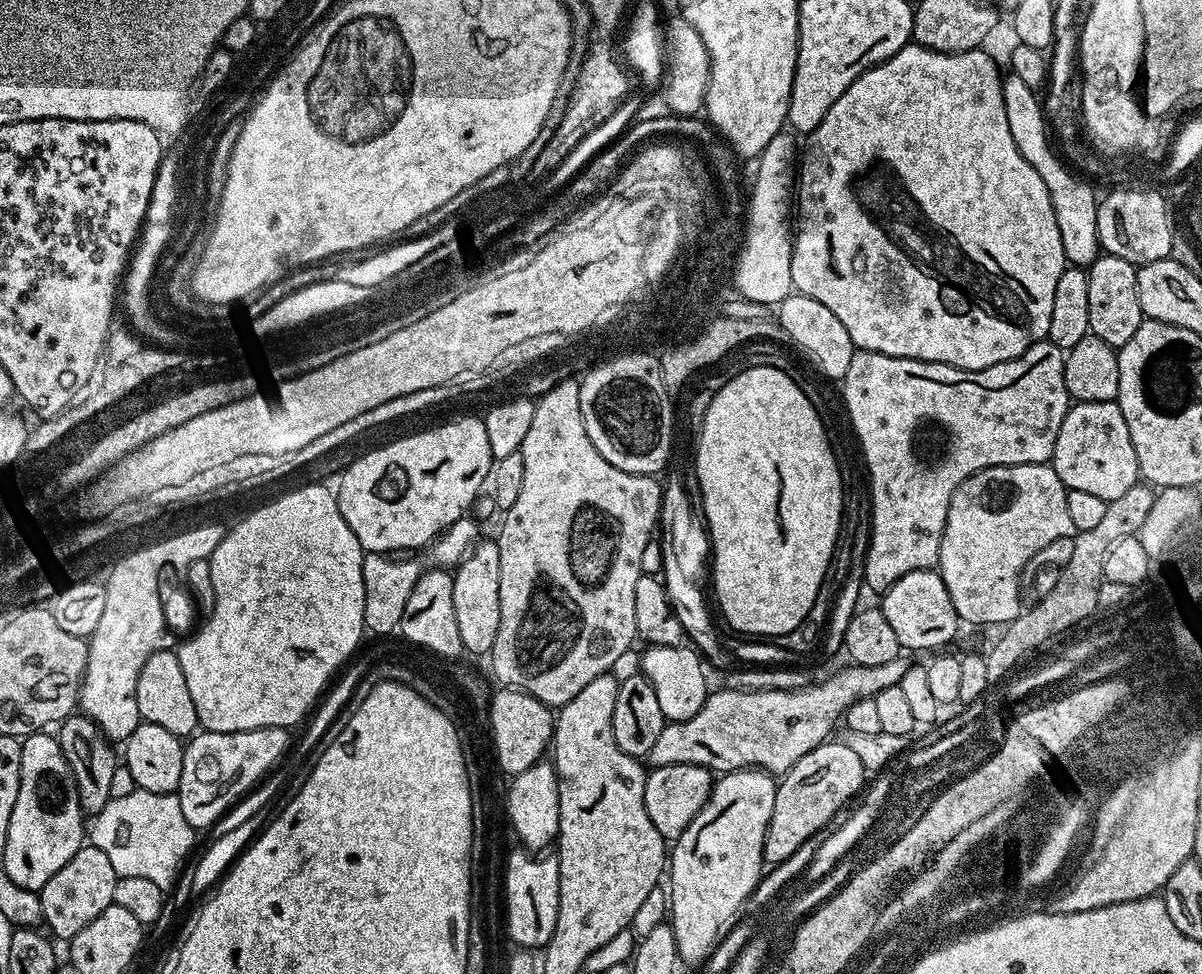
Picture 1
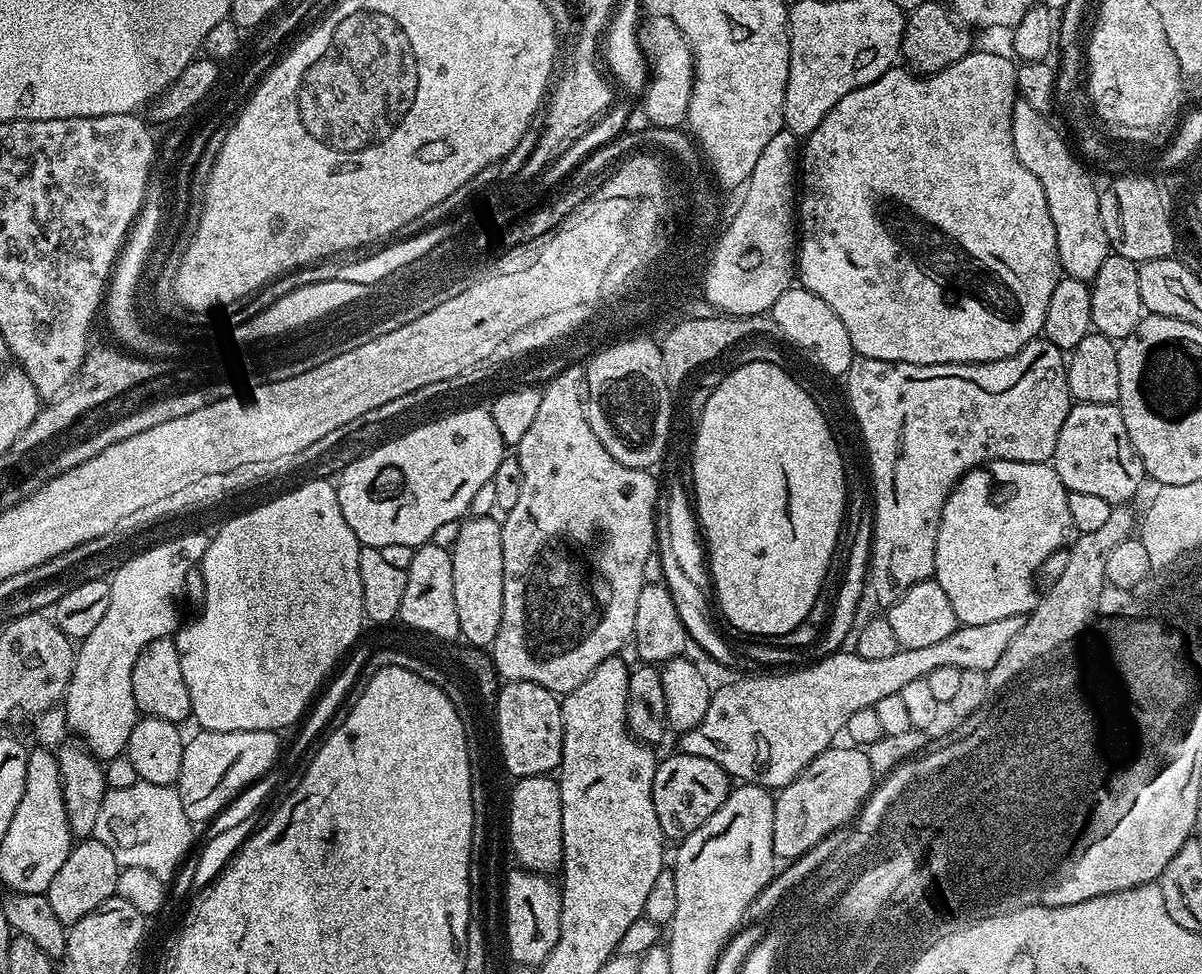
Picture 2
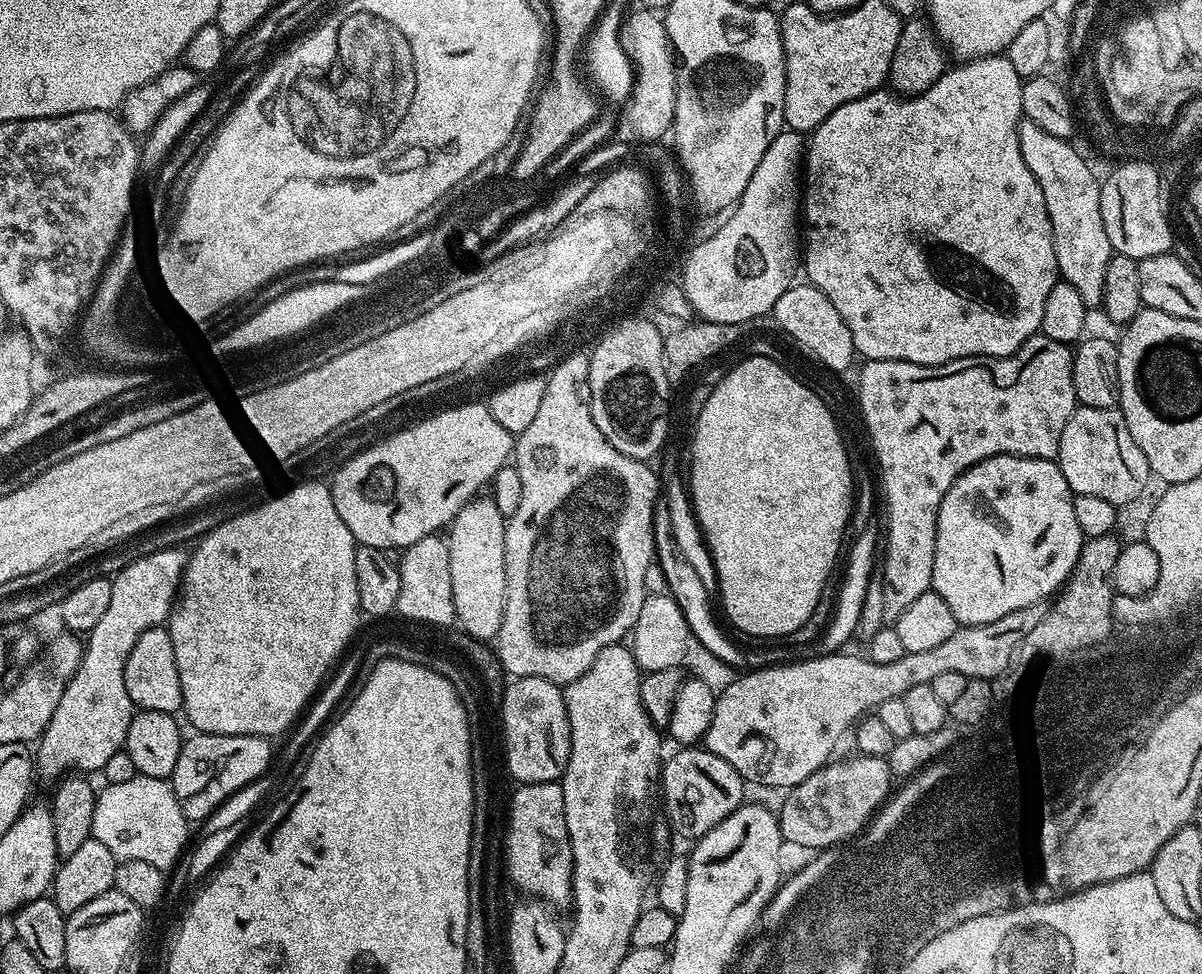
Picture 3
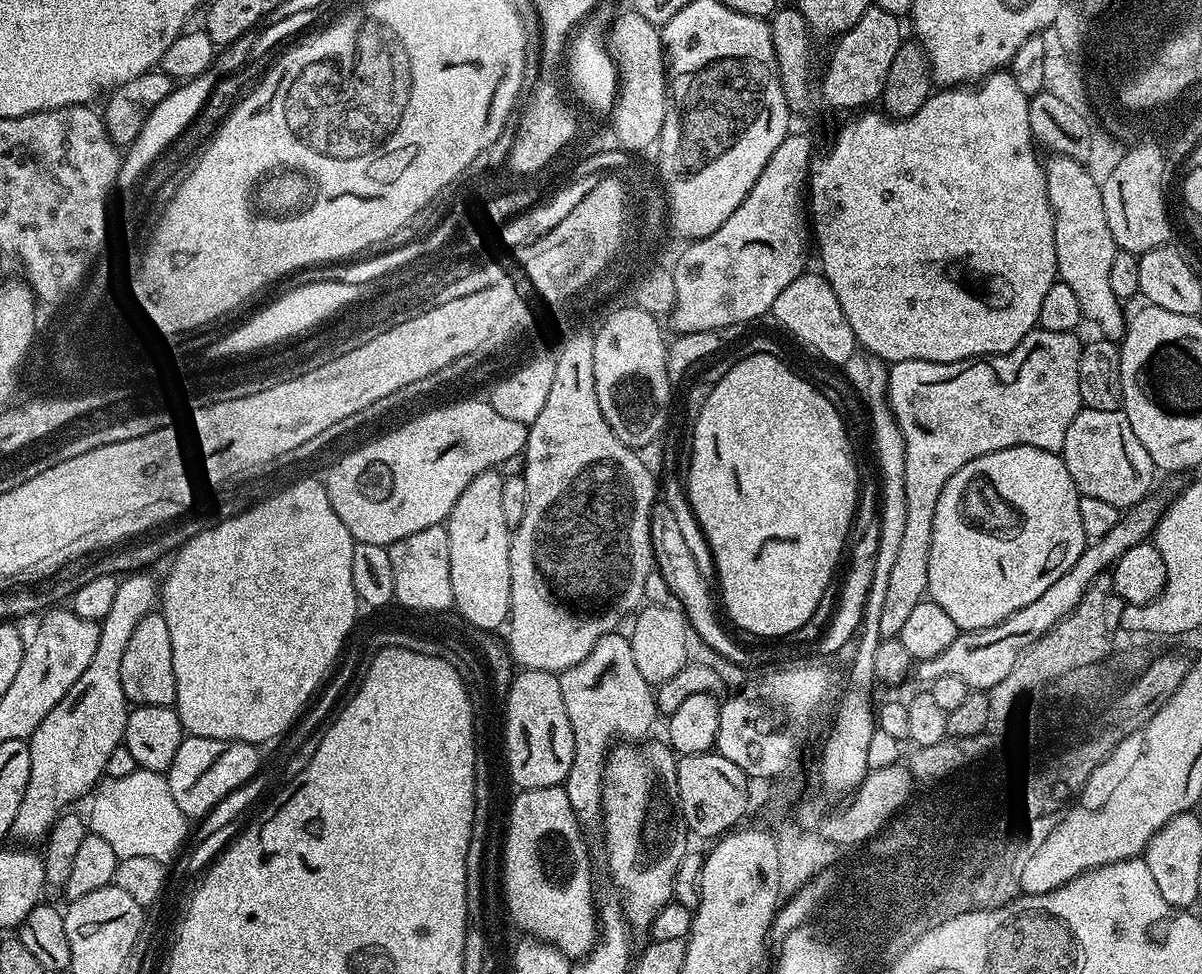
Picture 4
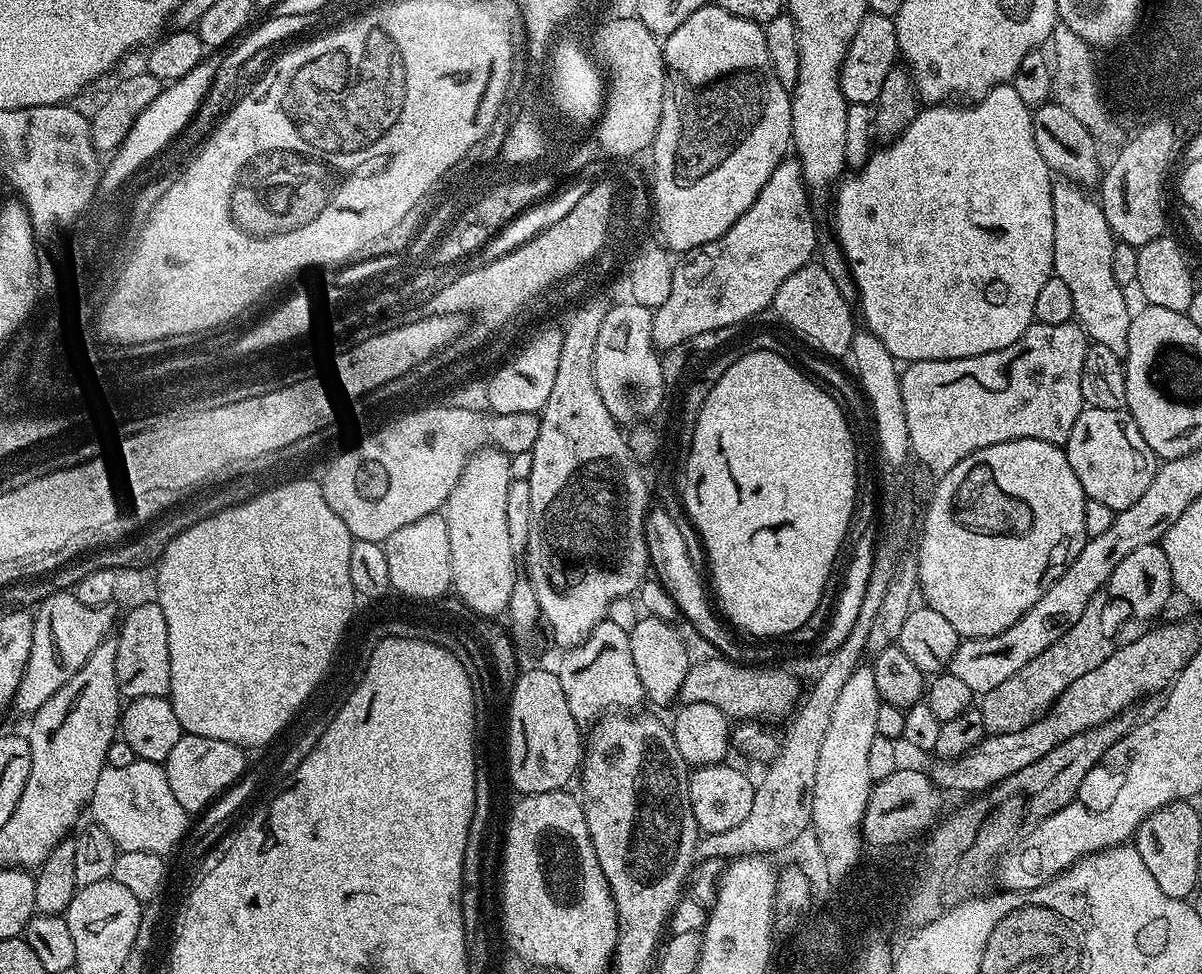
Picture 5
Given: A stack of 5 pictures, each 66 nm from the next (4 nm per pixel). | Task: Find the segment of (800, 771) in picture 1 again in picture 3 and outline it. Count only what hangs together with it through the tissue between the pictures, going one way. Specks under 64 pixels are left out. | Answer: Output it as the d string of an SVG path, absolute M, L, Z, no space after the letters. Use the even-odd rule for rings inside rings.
M859 754L853 757L853 760L833 759L810 774L806 782L790 789L784 805L778 808L781 841L821 850L843 845L843 840L851 841L864 831L893 791L894 784L885 757Z

